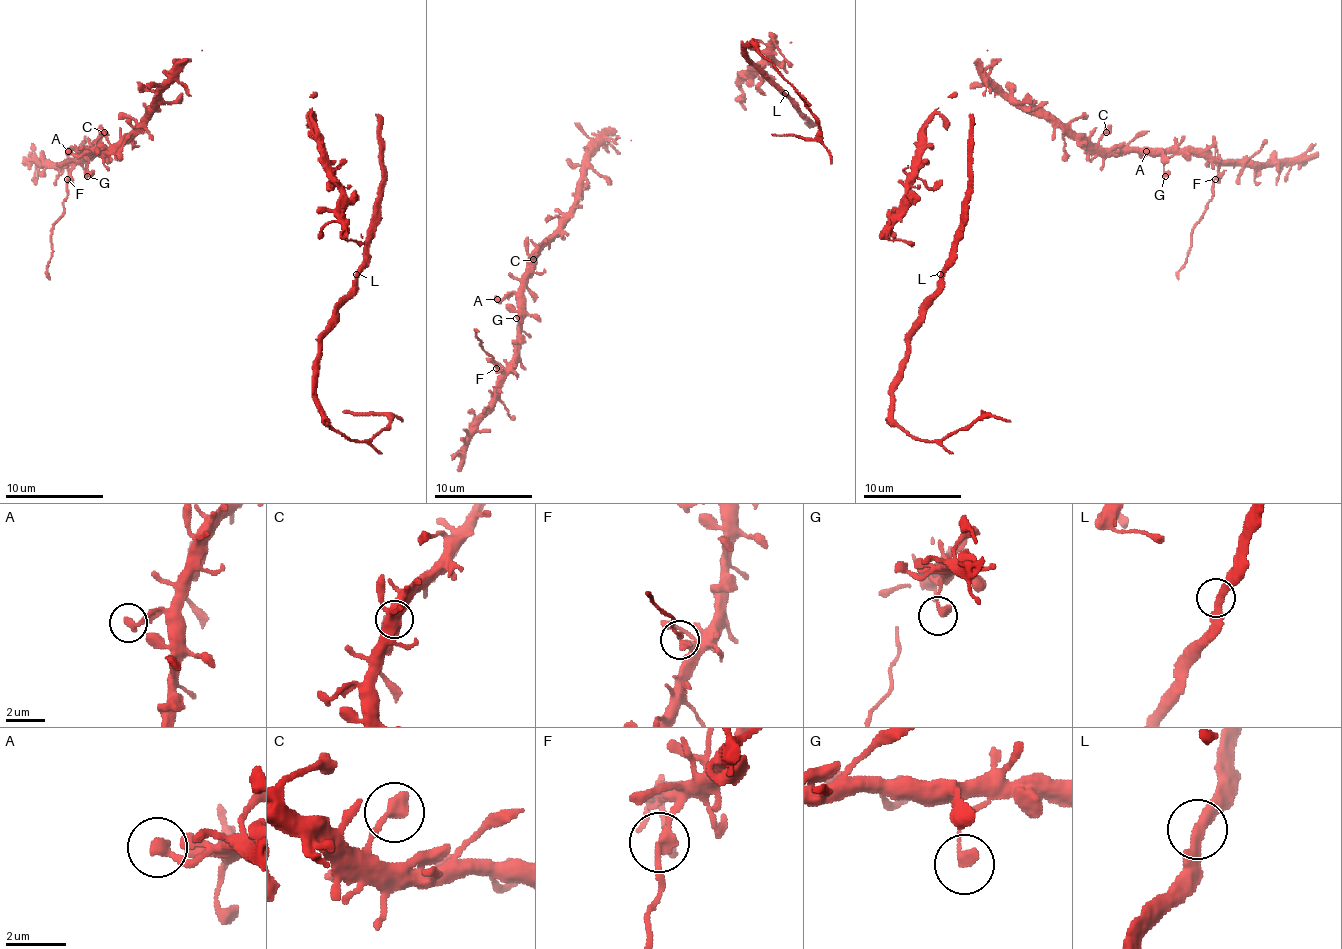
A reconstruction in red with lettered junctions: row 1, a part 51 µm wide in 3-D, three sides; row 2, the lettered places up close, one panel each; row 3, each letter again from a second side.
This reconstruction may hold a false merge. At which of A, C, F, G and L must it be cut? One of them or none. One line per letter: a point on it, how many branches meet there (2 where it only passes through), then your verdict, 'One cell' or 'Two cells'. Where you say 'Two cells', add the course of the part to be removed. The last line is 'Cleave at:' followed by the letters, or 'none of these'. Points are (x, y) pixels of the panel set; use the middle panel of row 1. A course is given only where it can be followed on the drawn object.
A: Place: (497, 299). Branches: 1. One cell
C: Place: (533, 259). Branches: 1. One cell
F: Place: (496, 368). Branches: 2. Two cells. Course of the part to remove: (497, 367), (479, 345), (479, 330)
G: Place: (516, 318). Branches: 1. One cell
L: Place: (785, 93). Branches: 2. One cell
Cleave at: F

